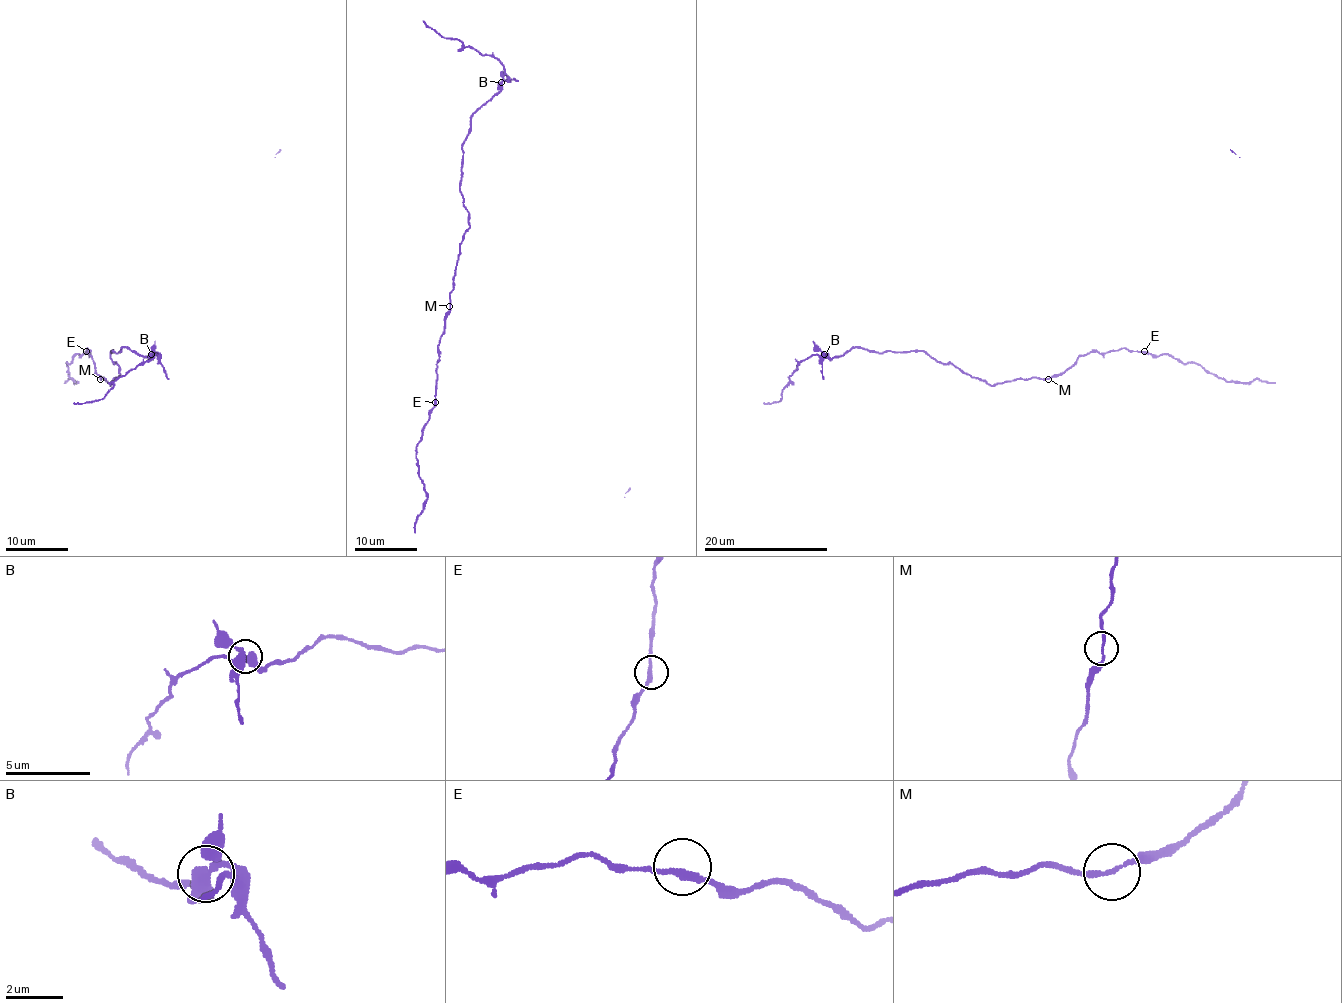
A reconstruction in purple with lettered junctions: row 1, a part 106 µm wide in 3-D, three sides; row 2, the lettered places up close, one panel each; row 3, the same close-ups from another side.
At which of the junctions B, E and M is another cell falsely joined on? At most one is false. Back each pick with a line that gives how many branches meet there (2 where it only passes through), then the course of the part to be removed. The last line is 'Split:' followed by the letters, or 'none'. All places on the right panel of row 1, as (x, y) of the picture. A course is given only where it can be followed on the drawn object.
B: Branches: 3. Course of the part to remove: (825, 354), (811, 355), (800, 361), (781, 392), (781, 399), (763, 403)
Split: B

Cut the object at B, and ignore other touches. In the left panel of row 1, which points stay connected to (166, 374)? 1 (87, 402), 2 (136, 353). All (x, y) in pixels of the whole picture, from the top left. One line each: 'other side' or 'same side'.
1: same side
2: other side

